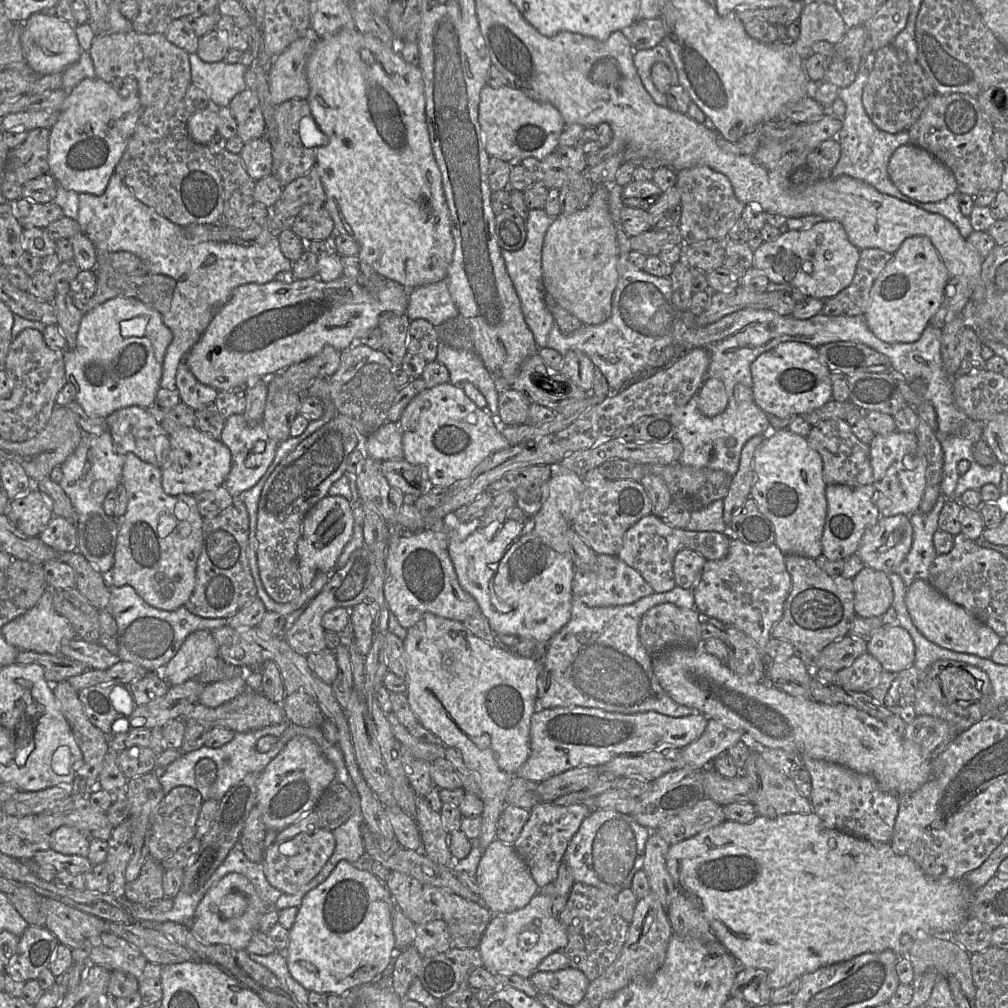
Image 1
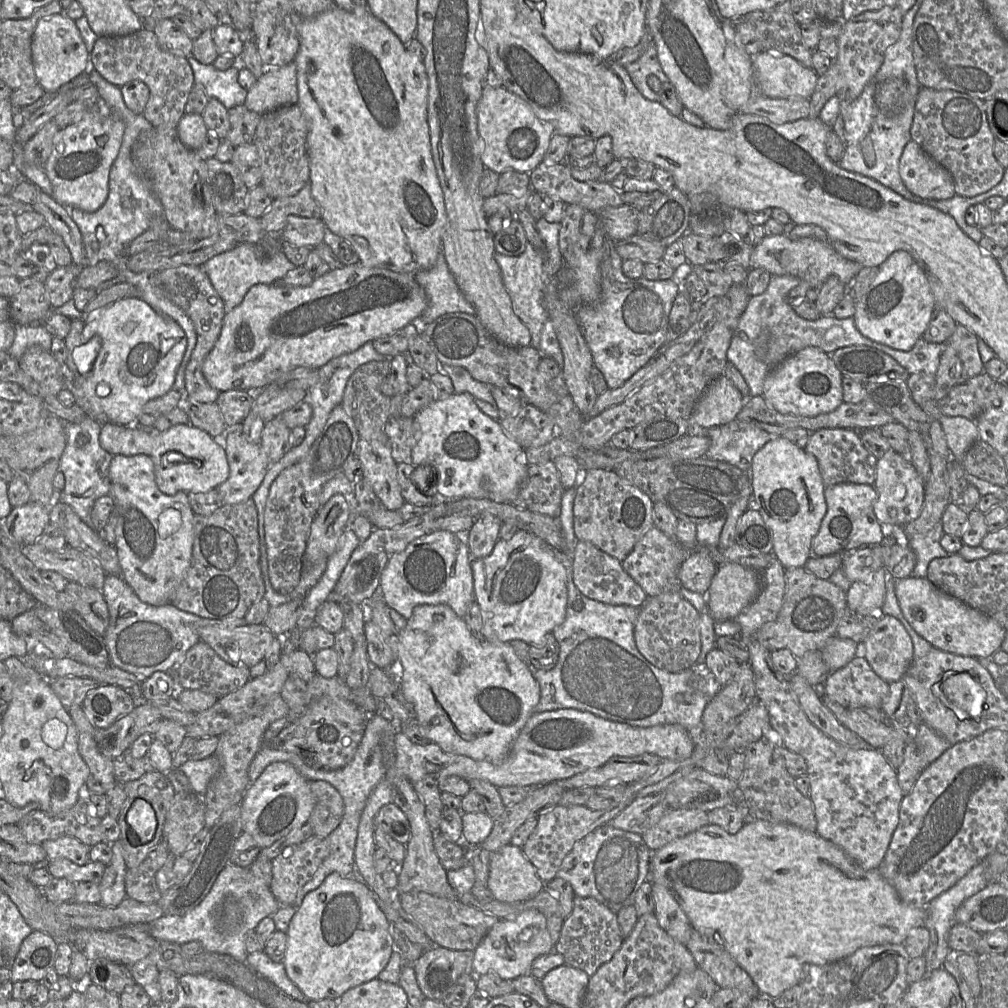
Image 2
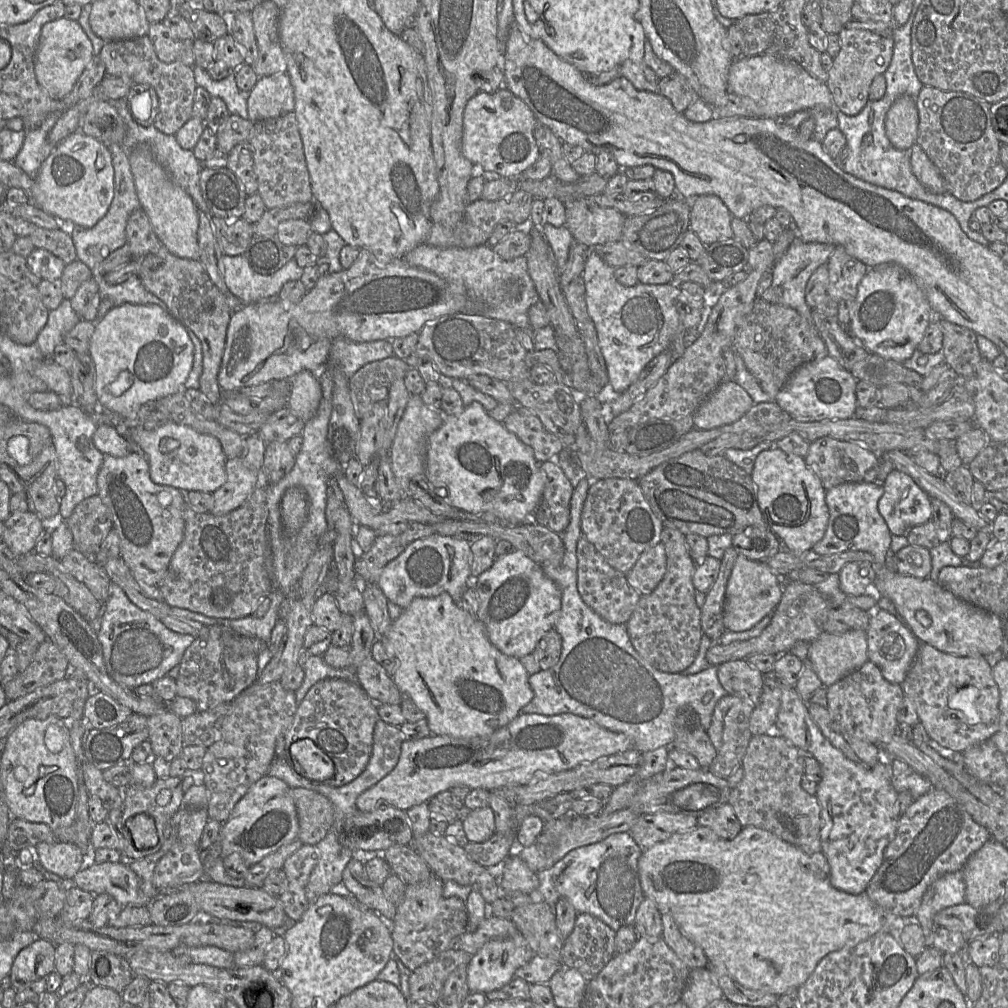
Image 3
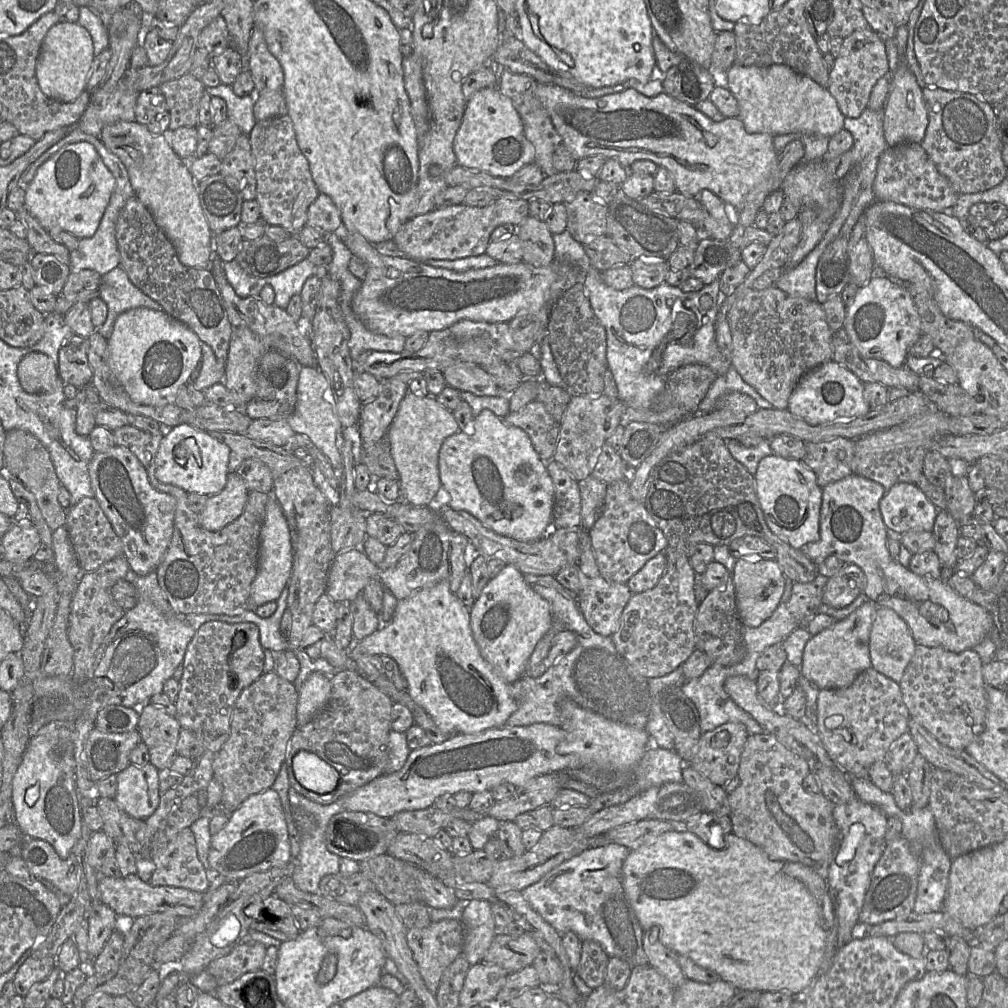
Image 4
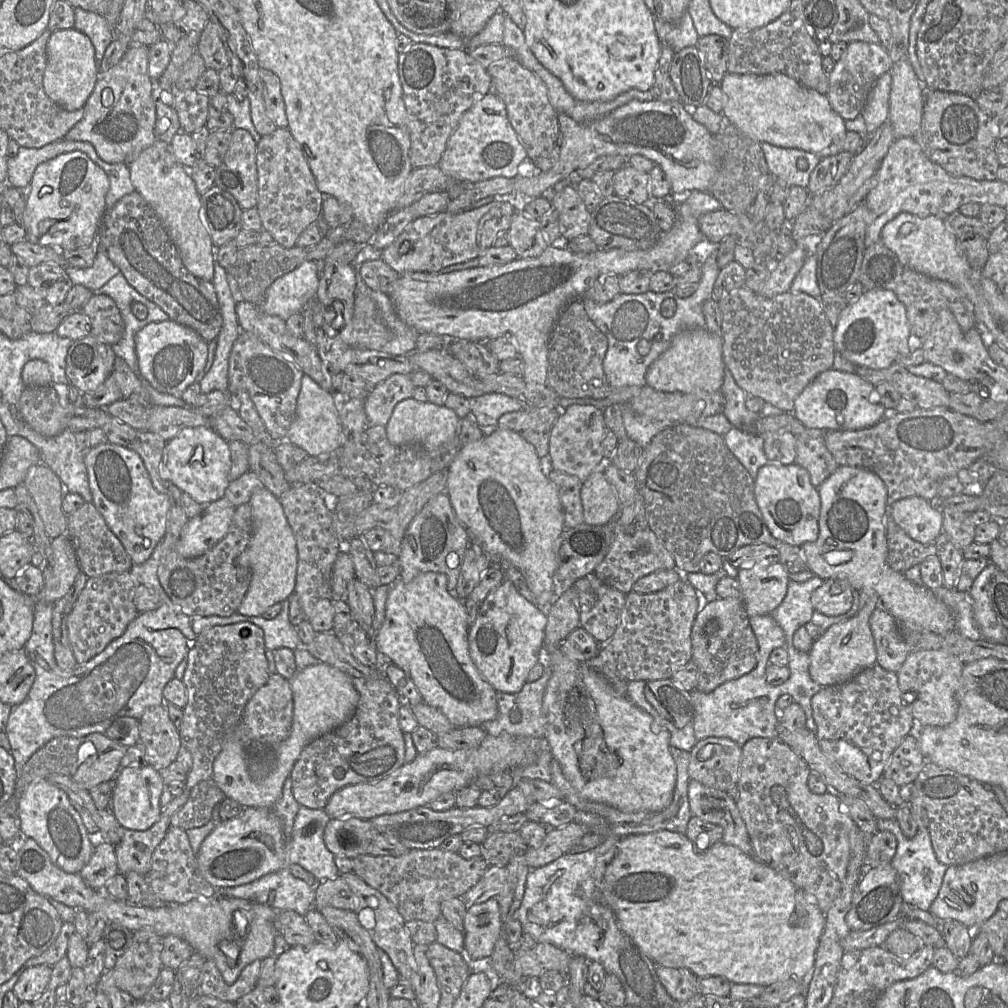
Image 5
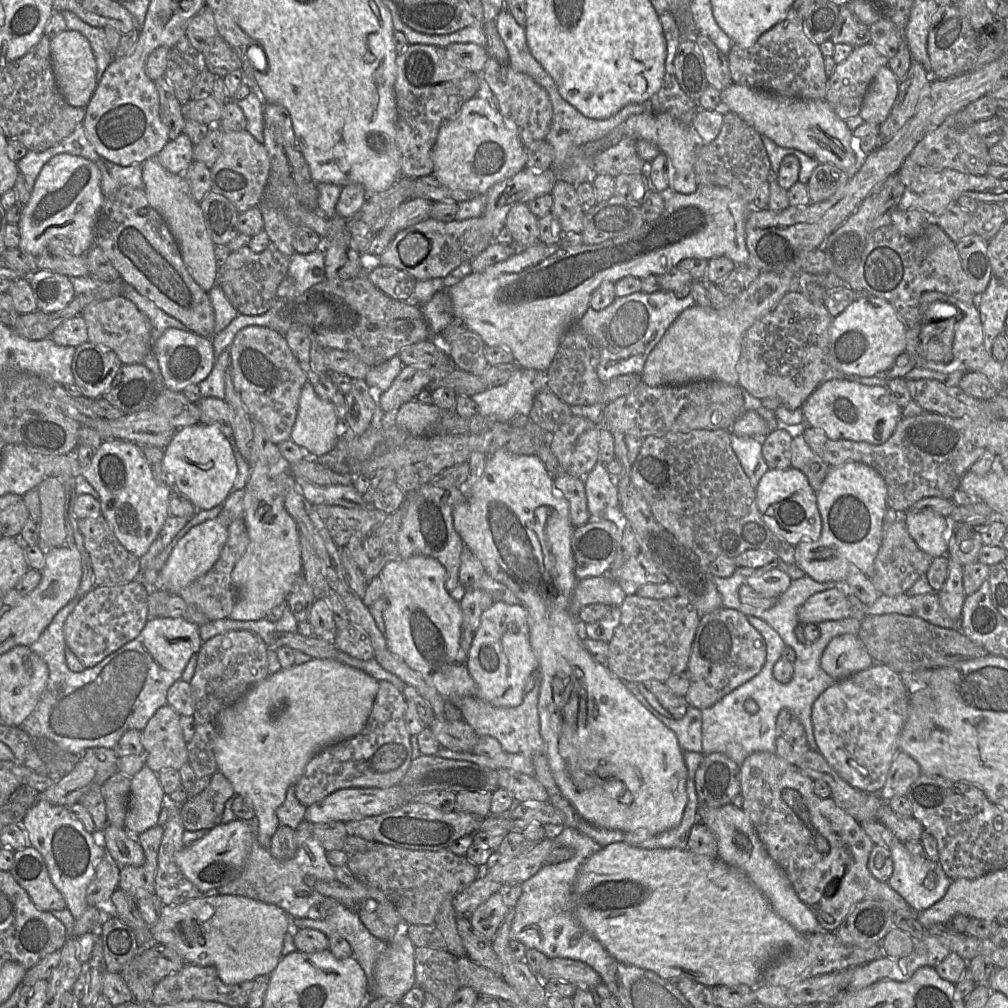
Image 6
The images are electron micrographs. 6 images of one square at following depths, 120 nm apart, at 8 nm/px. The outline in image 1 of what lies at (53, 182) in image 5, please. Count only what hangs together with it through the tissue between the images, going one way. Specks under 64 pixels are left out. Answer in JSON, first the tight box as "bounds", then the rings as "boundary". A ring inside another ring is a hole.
{"bounds":[48,78,143,196],"boundary":[[[86,78],[78,83],[75,87],[67,92],[67,96],[59,109],[59,117],[57,122],[50,128],[49,149],[48,149],[48,164],[49,173],[57,180],[58,184],[68,190],[73,190],[77,193],[89,193],[96,196],[102,195],[108,185],[111,175],[114,173],[115,167],[123,155],[127,144],[135,131],[138,120],[143,111],[143,106],[140,102],[138,94],[132,94],[128,97],[120,96],[114,89],[111,83],[108,83],[99,78]]]}

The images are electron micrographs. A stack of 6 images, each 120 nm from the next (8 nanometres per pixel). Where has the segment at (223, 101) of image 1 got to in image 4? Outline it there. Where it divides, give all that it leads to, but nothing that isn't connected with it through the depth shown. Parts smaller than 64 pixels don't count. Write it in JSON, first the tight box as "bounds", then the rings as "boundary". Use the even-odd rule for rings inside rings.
{"bounds":[205,83,257,135],"boundary":[[[222,83],[217,87],[205,88],[205,90],[212,97],[217,96],[225,101],[227,119],[234,122],[243,134],[249,135],[257,122],[253,115],[255,95],[239,97],[235,95],[231,86]]]}

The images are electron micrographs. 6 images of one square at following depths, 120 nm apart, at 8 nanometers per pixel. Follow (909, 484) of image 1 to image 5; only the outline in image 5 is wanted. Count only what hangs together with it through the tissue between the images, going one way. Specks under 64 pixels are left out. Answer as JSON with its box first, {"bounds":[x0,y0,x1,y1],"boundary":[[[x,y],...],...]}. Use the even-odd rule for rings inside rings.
{"bounds":[888,496,943,544],"boundary":[[[912,496],[897,500],[888,511],[899,528],[922,544],[935,544],[943,531],[943,514],[934,501]]]}

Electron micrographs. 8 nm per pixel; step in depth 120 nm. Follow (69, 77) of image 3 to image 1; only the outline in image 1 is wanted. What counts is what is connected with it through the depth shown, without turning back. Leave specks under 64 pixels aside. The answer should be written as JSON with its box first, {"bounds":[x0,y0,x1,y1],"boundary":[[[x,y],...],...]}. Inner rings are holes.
{"bounds":[20,12,83,76],"boundary":[[[42,12],[33,13],[23,22],[20,40],[25,61],[39,76],[62,73],[64,69],[77,62],[83,52],[75,29],[66,20]]]}

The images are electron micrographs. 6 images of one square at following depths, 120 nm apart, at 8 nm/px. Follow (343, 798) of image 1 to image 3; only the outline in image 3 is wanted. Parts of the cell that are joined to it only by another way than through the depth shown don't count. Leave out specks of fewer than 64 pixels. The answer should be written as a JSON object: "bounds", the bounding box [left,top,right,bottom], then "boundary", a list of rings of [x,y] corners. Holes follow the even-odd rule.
{"bounds":[289,788,333,845],"boundary":[[[291,788],[289,795],[297,811],[298,838],[303,844],[316,845],[333,825],[333,803],[324,795],[306,788]]]}

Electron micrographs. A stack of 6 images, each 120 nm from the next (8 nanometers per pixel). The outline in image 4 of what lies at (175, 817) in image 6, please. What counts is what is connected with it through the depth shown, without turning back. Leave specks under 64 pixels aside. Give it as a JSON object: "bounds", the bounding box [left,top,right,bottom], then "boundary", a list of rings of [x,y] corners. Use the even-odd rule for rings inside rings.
{"bounds":[149,827,211,893],"boundary":[[[190,827],[180,831],[165,848],[152,856],[156,869],[149,884],[180,887],[205,893],[211,875],[198,857],[196,841]]]}

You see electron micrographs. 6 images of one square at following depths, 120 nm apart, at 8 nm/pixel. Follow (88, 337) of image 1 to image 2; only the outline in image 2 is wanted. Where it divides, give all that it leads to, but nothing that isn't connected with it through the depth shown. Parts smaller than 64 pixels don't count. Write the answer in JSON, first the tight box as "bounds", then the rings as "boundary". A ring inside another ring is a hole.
{"bounds":[74,298,186,425],"boundary":[[[140,298],[117,300],[83,319],[82,345],[98,335],[101,346],[91,371],[74,376],[75,380],[90,403],[102,410],[106,421],[117,425],[135,424],[148,401],[173,389],[177,369],[186,352],[185,332],[173,319],[157,313]]]}

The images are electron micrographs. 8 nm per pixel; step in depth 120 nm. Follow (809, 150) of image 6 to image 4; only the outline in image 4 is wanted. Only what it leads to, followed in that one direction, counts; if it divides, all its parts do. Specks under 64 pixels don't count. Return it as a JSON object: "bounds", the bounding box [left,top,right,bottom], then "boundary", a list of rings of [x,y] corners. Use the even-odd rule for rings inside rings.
{"bounds":[726,64,845,138],"boundary":[[[733,64],[726,77],[727,88],[738,102],[737,117],[750,134],[777,136],[801,132],[830,138],[843,128],[845,117],[827,88],[786,65],[742,67]]]}

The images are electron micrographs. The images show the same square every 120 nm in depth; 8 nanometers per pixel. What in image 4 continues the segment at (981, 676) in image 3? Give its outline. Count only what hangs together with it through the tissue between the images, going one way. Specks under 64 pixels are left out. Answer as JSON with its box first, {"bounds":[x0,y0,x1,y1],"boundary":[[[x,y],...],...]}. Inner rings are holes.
{"bounds":[899,644,987,750],"boundary":[[[917,644],[899,682],[910,718],[923,726],[941,744],[955,750],[965,750],[985,729],[987,695],[983,665],[981,657],[973,649],[955,653],[941,647]]]}

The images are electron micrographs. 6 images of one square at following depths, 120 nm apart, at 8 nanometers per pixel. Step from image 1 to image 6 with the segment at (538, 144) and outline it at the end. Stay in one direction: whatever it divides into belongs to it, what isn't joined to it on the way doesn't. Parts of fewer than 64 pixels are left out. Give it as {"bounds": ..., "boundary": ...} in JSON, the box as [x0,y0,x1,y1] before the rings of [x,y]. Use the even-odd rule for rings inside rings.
{"bounds":[432,94,527,195],"boundary":[[[487,94],[466,101],[458,114],[445,121],[432,149],[433,173],[451,190],[485,195],[496,183],[526,167],[527,154],[517,130],[502,116]]]}

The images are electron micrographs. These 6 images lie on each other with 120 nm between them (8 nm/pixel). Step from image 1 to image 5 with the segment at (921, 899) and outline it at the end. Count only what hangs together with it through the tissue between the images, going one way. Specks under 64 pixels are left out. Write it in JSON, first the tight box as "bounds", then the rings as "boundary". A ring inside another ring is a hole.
{"bounds":[601,830,826,989],"boundary":[[[667,830],[622,838],[617,845],[613,860],[606,867],[601,882],[601,895],[603,901],[613,910],[621,931],[656,965],[689,969],[697,977],[722,976],[731,983],[755,984],[764,987],[793,979],[802,981],[807,989],[812,980],[816,951],[826,925],[826,916],[817,906],[816,897],[805,893],[767,864],[723,841],[707,850],[698,850],[686,835]]]}

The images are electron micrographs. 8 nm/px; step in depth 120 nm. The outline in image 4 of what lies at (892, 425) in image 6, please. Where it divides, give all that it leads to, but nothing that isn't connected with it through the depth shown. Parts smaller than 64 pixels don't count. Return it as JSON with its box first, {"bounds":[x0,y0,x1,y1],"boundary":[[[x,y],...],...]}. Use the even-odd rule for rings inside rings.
{"bounds":[787,360,871,425],"boundary":[[[834,360],[805,374],[792,392],[787,410],[810,425],[850,422],[866,415],[871,407],[863,395],[863,382]]]}

